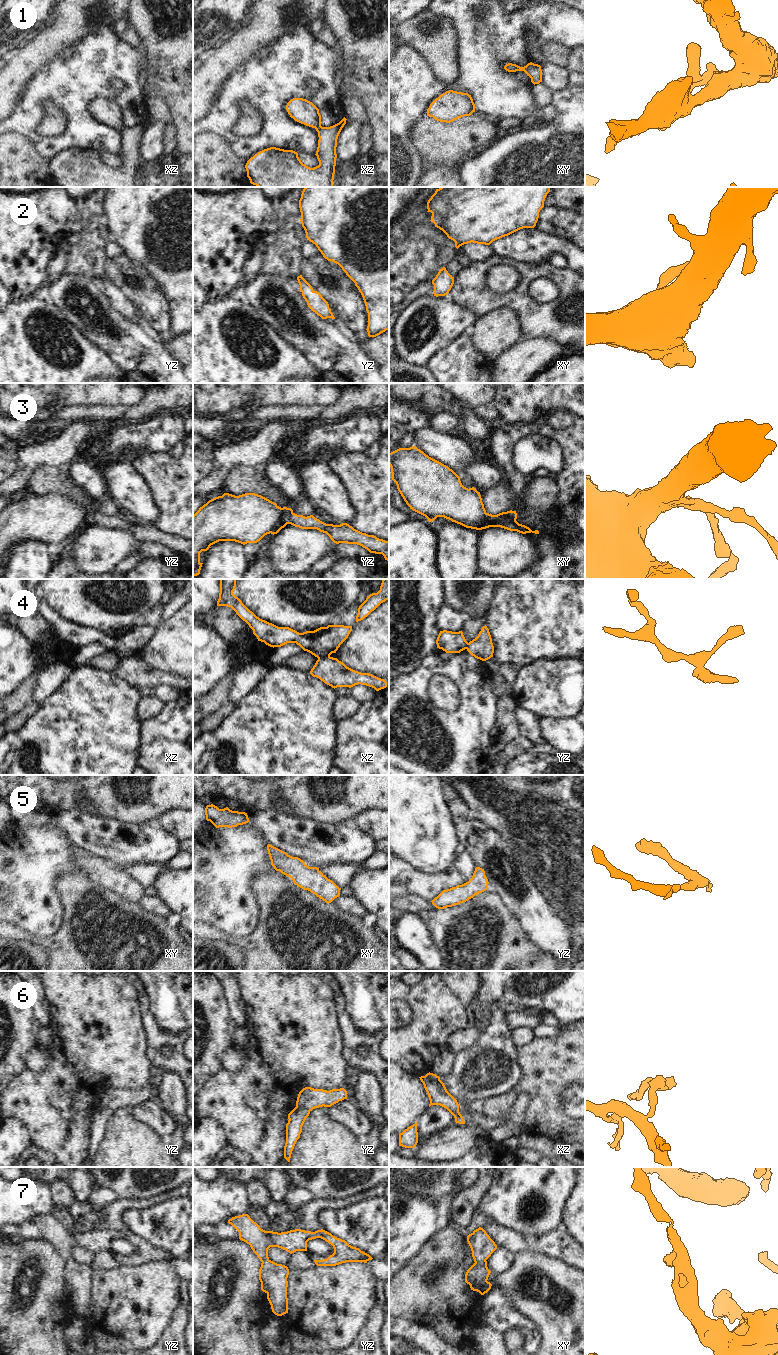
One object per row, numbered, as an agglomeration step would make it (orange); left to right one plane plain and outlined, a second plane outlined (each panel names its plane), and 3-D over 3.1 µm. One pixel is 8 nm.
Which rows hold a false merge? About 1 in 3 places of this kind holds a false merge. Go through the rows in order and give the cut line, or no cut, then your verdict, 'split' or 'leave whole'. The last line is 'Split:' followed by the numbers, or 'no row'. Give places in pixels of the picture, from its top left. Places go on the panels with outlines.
1: no cut; leave whole
2: no cut; leave whole
3: no cut; leave whole
4: cut in xz along (329, 656), (318, 658); split
5: no cut; leave whole
6: cut in yz along (296, 1106), (303, 1107), (309, 1111); split
7: no cut; leave whole
Split: 4, 6

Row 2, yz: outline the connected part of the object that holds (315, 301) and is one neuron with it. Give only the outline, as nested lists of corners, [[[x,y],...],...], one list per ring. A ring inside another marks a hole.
[[[302,275],[298,276],[297,280],[300,285],[302,296],[307,302],[308,307],[322,319],[335,319],[329,308],[328,302],[322,297],[322,295],[319,292],[314,291],[312,286],[302,277]]]

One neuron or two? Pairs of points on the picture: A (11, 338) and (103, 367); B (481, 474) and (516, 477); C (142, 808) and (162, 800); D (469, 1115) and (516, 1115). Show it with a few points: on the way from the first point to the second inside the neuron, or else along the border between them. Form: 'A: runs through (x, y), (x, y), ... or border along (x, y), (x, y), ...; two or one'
A: runs through (34, 361), (43, 370), (69, 370), (80, 367); one
B: border along (498, 468), (502, 474); two
C: runs through (147, 808), (154, 808), (157, 805); one
D: runs through (481, 1121), (497, 1122), (504, 1120); one

